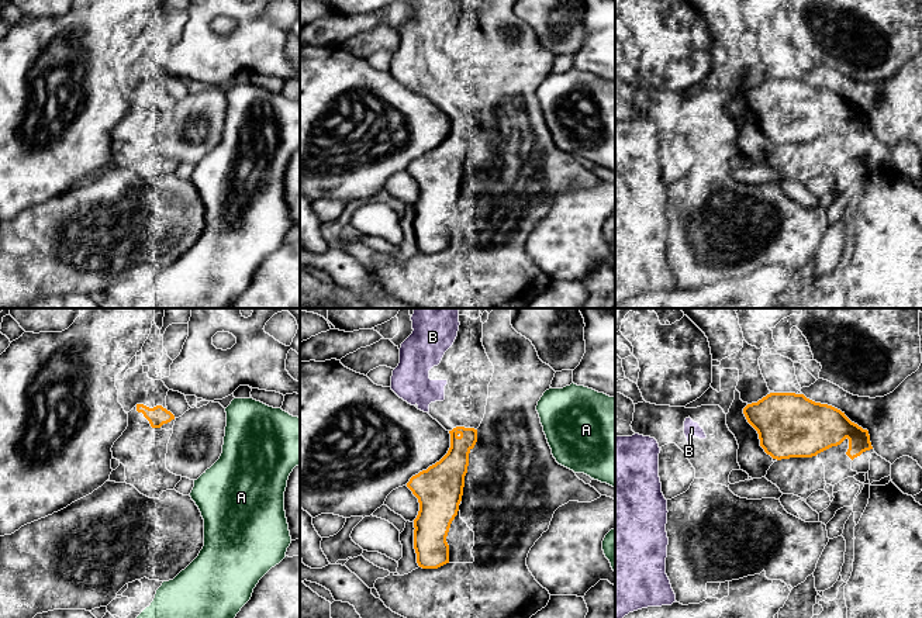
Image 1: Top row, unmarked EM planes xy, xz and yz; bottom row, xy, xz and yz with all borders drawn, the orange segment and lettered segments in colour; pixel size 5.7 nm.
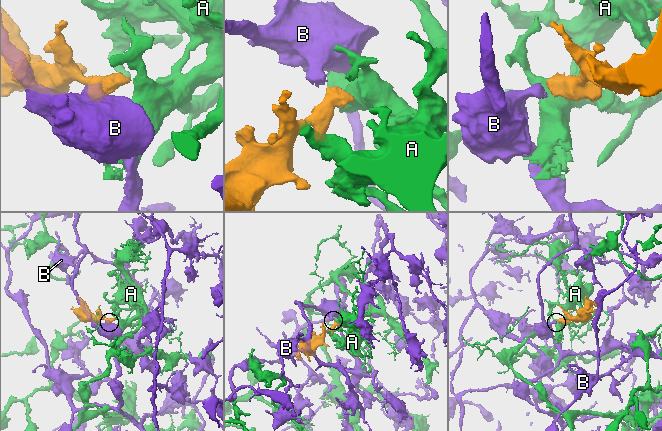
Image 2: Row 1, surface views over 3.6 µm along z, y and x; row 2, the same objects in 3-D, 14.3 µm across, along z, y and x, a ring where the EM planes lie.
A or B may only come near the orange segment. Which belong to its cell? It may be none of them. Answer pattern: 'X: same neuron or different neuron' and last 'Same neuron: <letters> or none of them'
A: different neuron
B: same neuron
Same neuron: B

